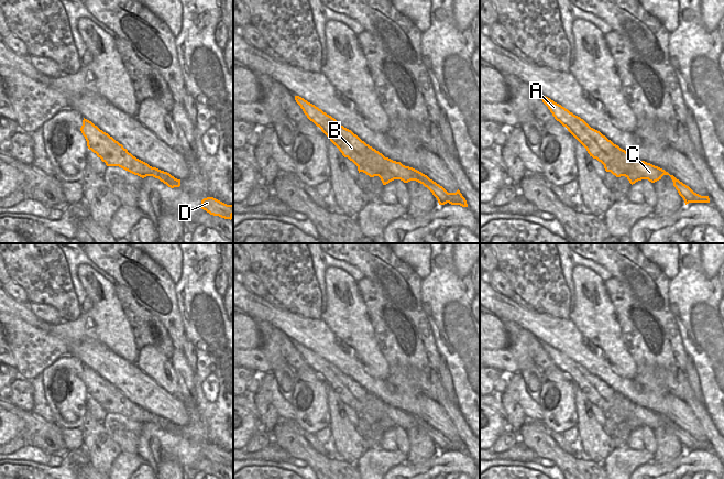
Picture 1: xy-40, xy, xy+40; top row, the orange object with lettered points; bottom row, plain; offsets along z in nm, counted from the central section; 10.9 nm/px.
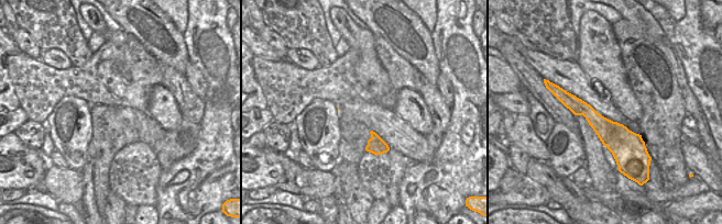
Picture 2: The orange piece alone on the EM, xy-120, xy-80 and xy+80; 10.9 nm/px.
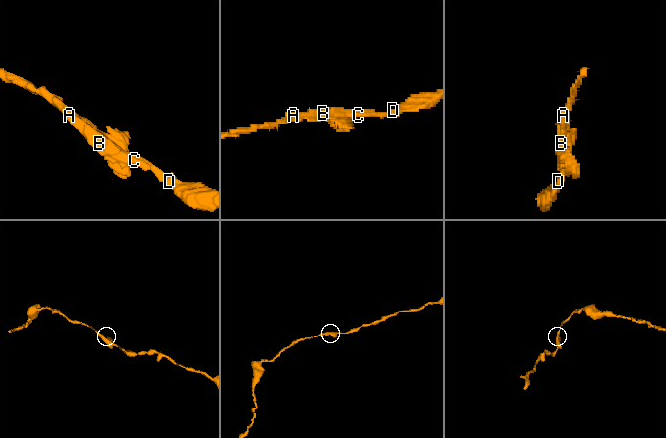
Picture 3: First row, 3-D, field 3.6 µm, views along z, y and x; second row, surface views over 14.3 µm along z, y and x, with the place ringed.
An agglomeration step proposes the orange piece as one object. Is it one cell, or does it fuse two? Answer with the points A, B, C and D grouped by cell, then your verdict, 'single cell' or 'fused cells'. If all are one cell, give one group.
A B C D; single cell

